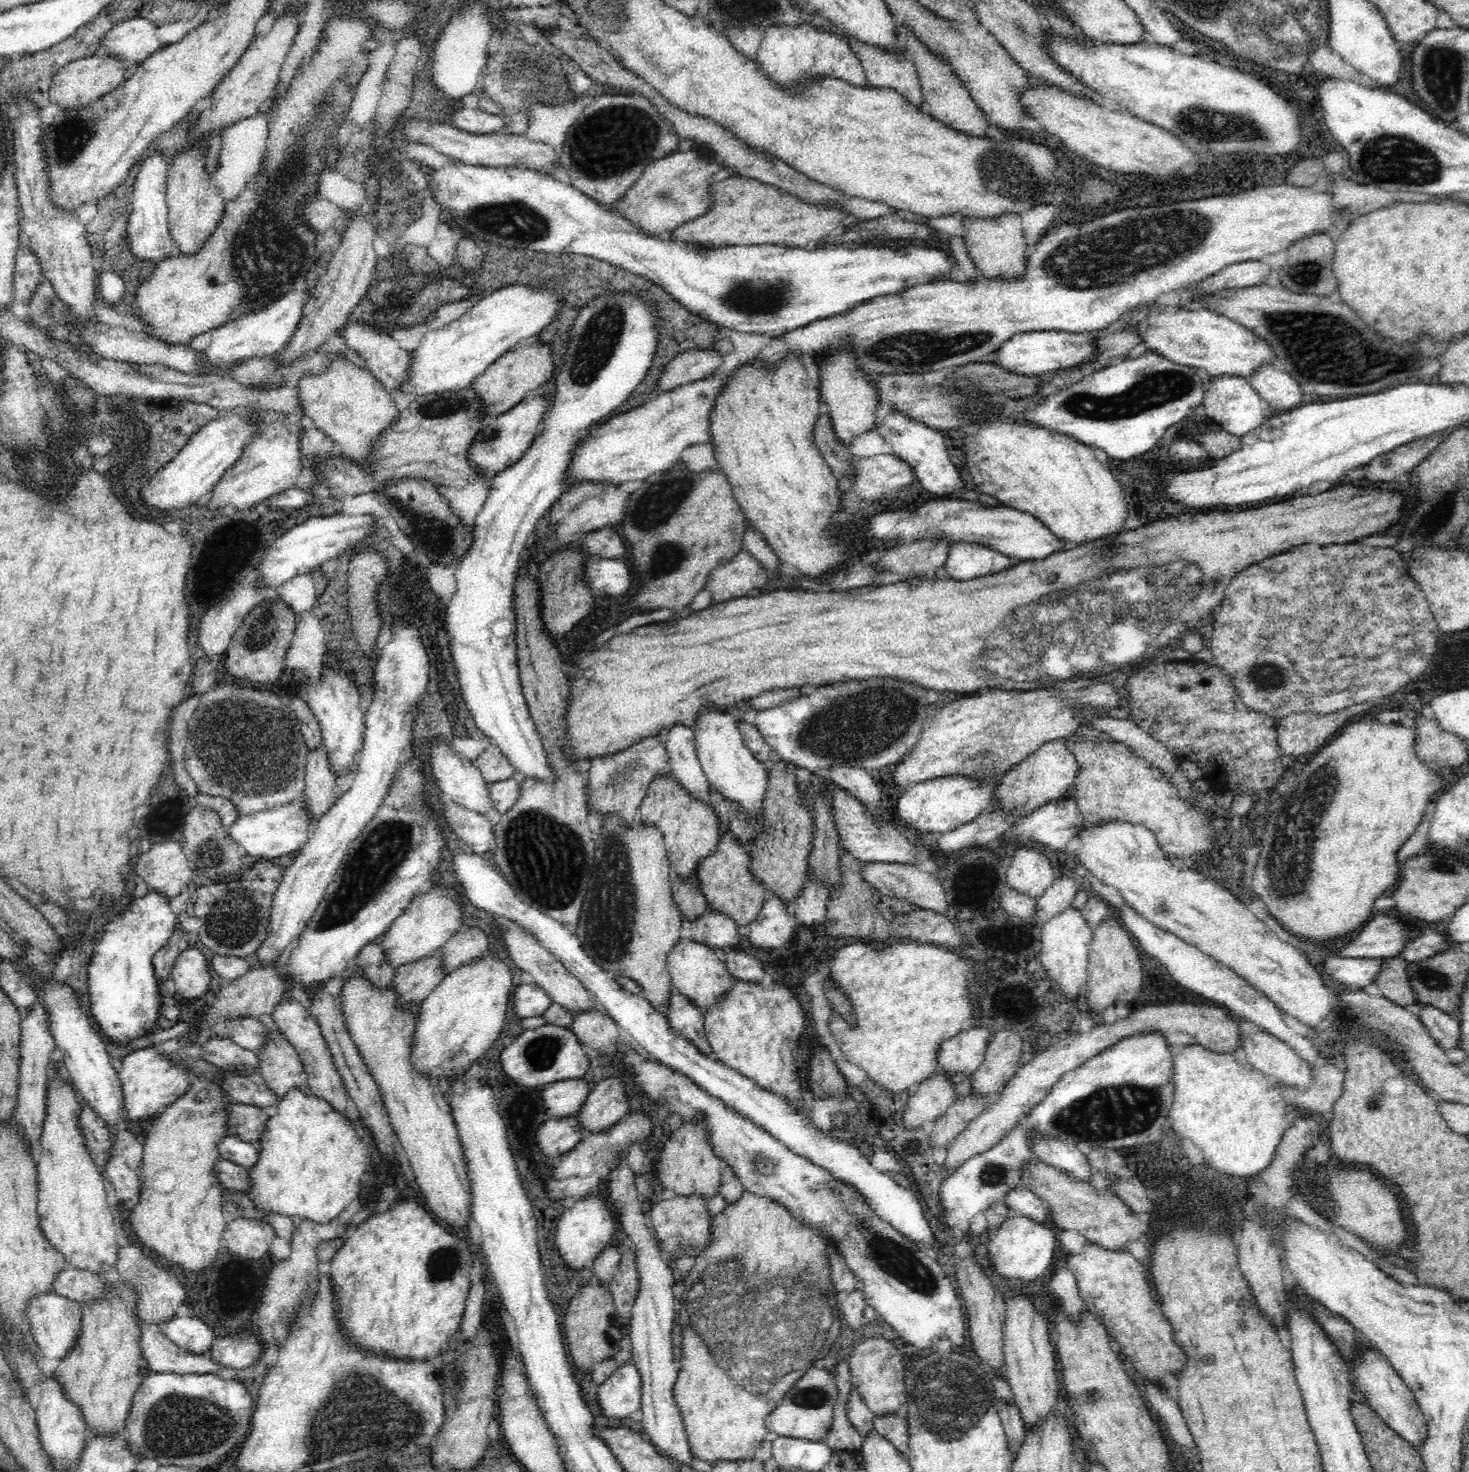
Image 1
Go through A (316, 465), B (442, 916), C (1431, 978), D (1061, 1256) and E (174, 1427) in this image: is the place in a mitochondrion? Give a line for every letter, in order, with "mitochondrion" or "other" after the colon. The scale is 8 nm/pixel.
A: other
B: other
C: mitochondrion
D: other
E: mitochondrion

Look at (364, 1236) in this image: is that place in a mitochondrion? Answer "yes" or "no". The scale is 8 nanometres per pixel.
no

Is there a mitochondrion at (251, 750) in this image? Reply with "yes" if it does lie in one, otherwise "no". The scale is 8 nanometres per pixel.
yes

